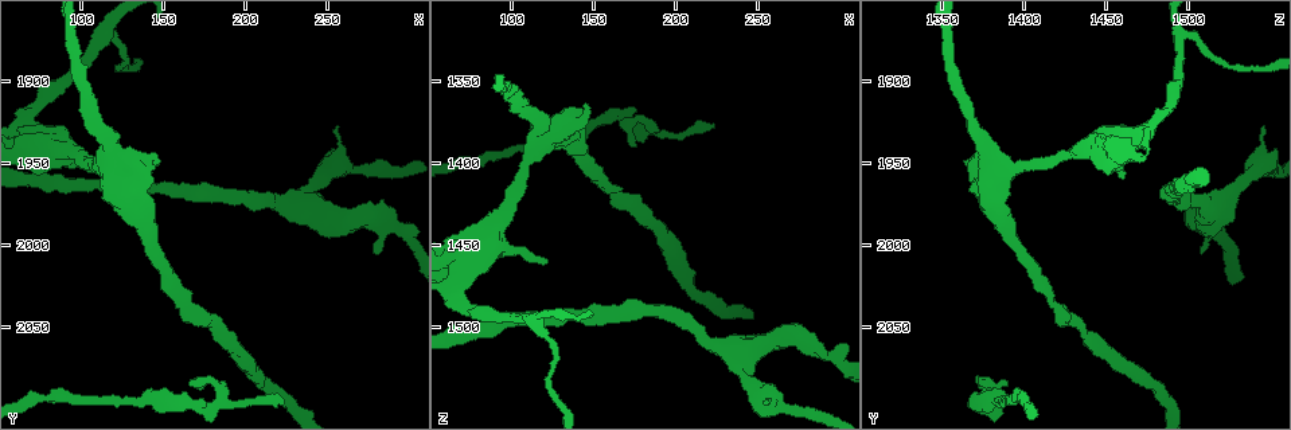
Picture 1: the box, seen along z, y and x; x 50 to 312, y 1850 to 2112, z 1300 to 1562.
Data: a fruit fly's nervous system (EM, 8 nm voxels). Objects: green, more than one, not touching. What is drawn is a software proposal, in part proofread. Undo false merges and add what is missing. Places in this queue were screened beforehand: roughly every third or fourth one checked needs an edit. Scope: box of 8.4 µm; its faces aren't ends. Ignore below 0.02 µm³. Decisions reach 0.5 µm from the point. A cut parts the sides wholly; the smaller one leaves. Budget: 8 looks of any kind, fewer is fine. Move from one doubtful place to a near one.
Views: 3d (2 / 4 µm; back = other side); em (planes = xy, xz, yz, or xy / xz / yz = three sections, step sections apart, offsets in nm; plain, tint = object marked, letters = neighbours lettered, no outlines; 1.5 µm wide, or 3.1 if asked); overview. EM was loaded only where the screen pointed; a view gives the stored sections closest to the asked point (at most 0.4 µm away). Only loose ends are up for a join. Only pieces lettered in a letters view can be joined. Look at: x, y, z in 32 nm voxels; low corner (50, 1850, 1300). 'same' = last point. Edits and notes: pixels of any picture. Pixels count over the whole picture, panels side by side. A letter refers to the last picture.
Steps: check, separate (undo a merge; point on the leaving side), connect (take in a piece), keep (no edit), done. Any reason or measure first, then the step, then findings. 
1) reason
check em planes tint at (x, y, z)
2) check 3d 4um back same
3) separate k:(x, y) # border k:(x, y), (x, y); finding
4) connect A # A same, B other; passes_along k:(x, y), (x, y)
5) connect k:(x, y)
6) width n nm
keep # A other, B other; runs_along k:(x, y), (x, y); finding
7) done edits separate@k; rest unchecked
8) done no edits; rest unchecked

thin end
check em planes letters at (222, 2098, 1378)

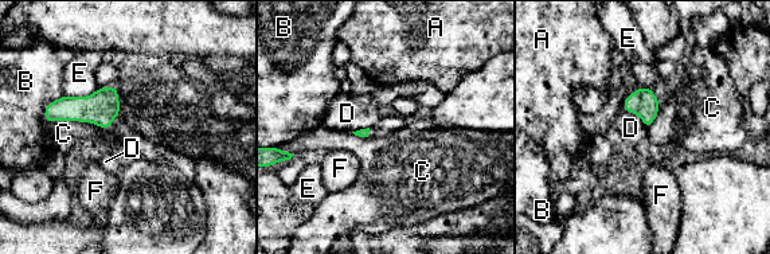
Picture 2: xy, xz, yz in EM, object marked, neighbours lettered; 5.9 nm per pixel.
keep # A other, B other, C other, D other, E other, F other; none of them fits

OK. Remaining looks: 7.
free end
check em planes letters at (278, 2006, 1508)

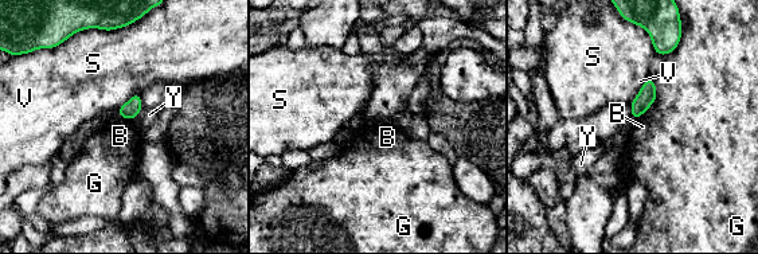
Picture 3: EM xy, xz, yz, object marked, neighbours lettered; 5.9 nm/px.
keep # B other, G other, S other, V other, Y other; none of them fits

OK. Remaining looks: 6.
thick turns thin
check 3d 2um at (98, 1944, 1426)

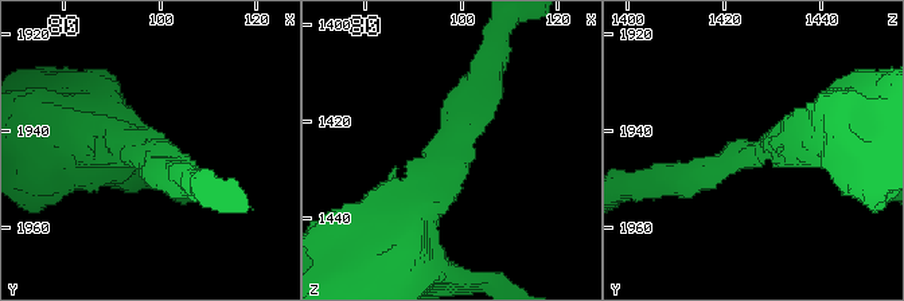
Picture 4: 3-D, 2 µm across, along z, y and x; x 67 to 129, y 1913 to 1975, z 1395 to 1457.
arm_widths 220, 650 nm
check em xz step 8 tint at (99, 1944, 1427)

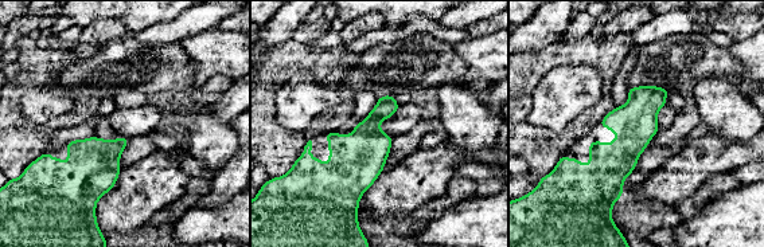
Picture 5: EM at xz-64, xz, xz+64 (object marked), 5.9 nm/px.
check em planes letters same

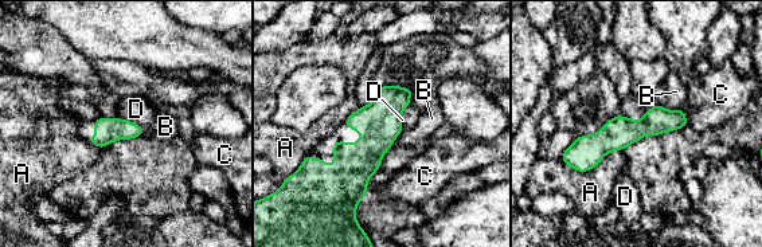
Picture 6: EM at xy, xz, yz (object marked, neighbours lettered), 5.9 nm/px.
keep # A other, B other, C other, D other; runs_along 6:(407, 91), (354, 167), (354, 204); one cell here

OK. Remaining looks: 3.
done no edits; rest unchecked

